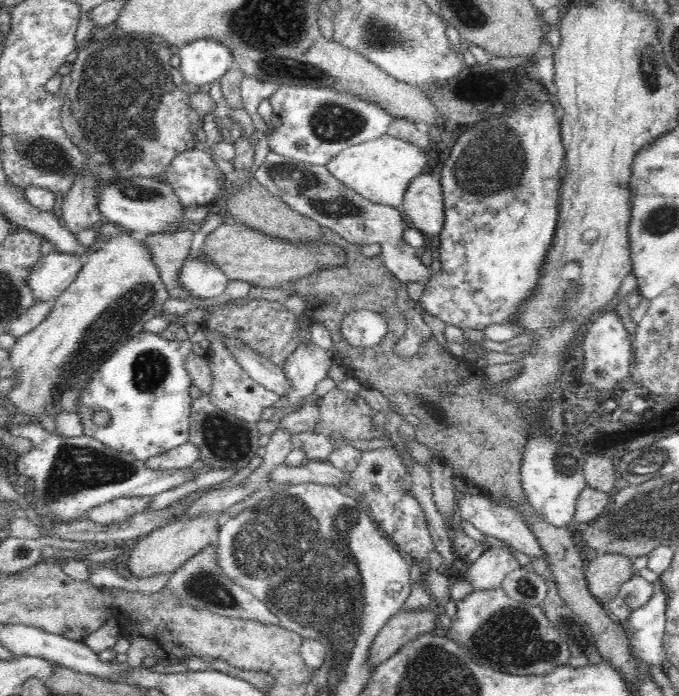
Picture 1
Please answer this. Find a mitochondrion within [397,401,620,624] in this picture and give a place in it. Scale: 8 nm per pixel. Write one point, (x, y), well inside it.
(563, 461)

